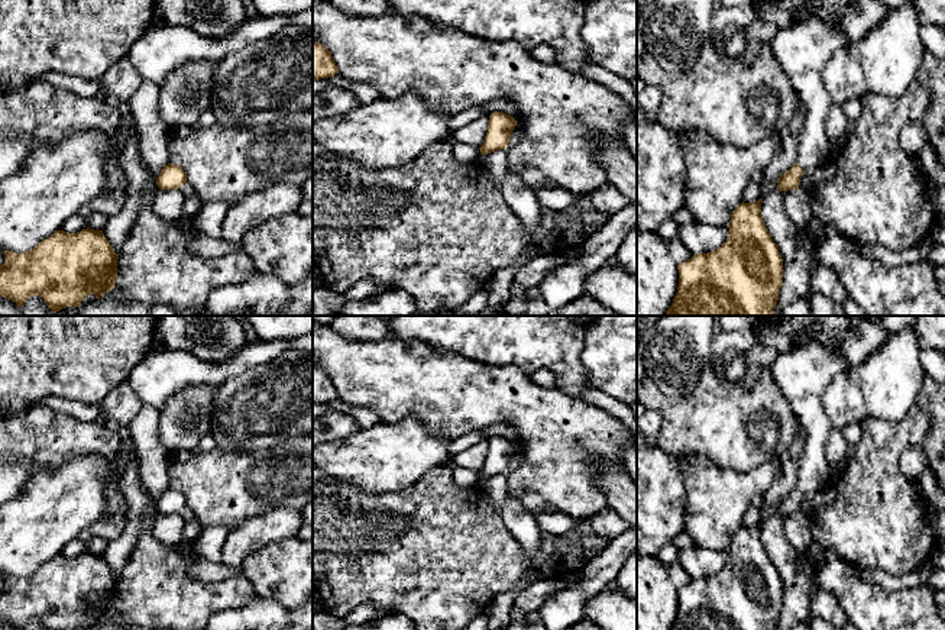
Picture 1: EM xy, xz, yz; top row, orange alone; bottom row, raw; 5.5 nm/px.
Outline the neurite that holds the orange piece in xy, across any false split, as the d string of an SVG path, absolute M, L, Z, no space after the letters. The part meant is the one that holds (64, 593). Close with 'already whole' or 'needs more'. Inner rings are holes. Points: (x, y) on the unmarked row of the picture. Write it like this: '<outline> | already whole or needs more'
M58 555L29 576L4 575L4 588L0 589L0 620L17 630L25 630L32 620L41 620L46 630L80 630L90 618L100 623L106 616L116 613L117 584L119 578L113 575L103 555Z | already whole

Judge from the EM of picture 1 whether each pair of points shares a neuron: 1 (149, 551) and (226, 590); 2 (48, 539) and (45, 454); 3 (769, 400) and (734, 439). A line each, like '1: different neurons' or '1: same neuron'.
1: same neuron
2: different neurons
3: same neuron

